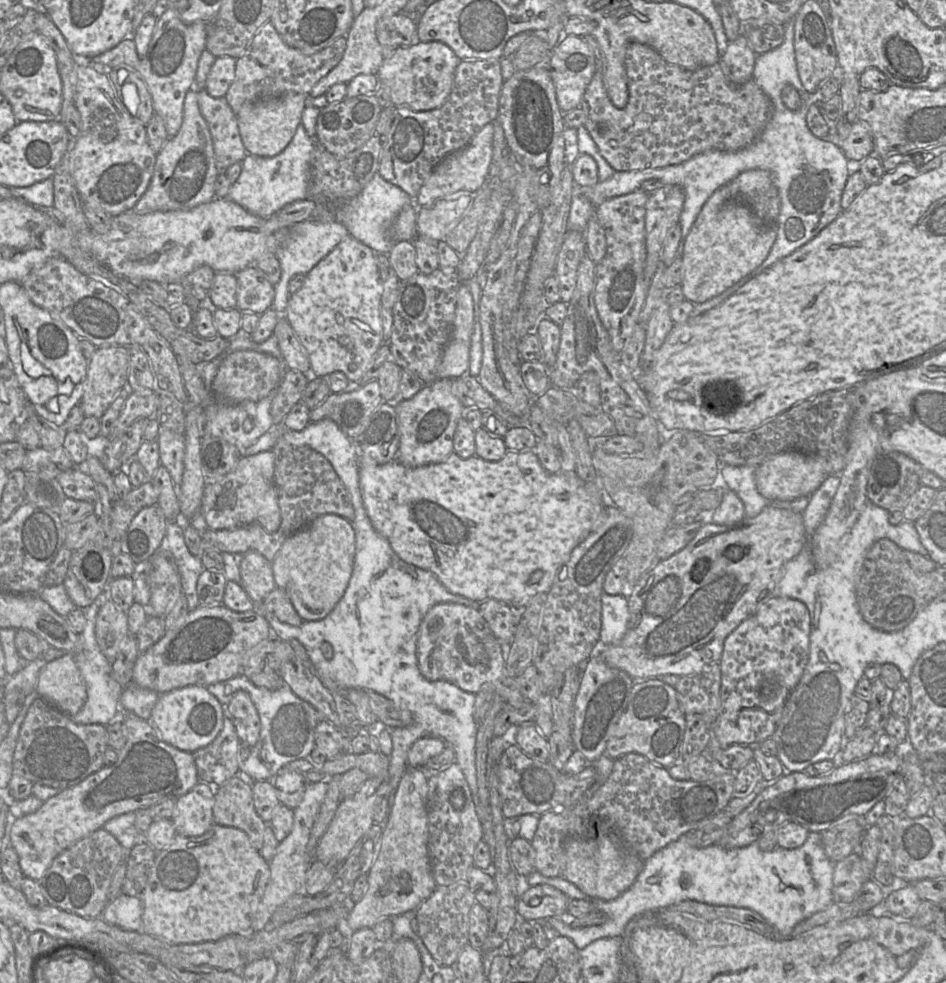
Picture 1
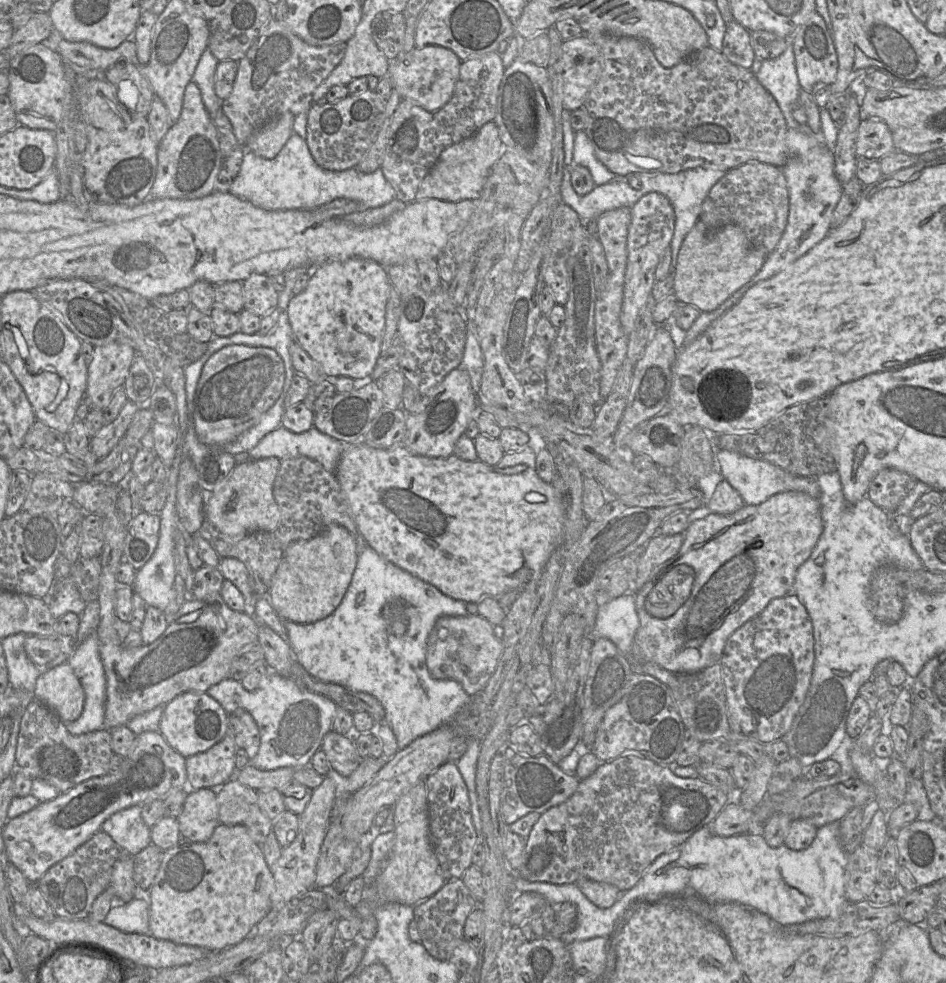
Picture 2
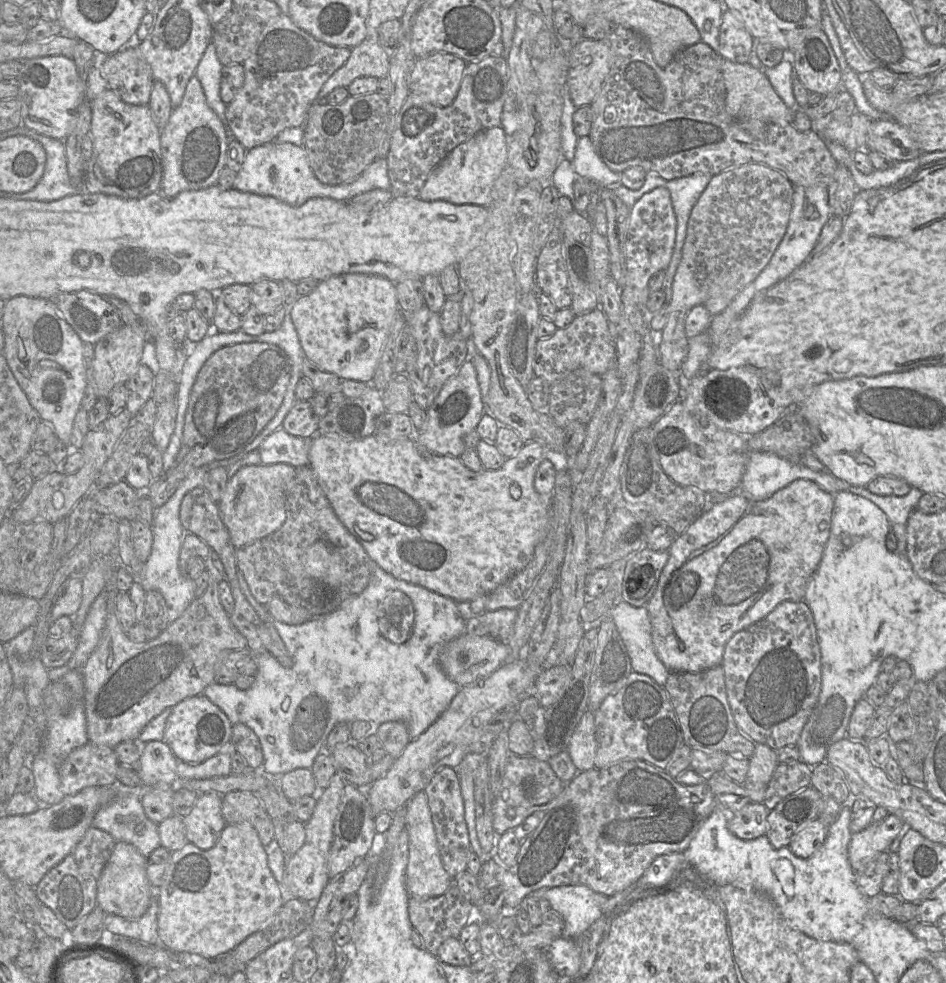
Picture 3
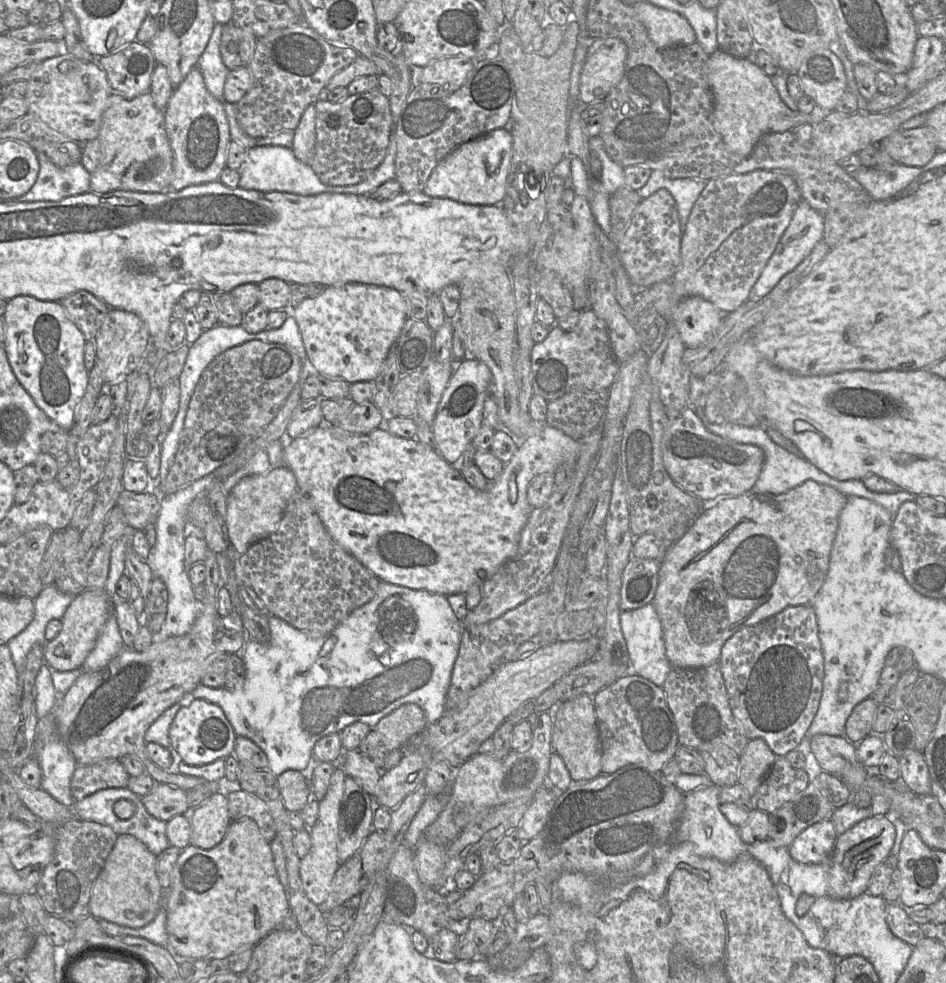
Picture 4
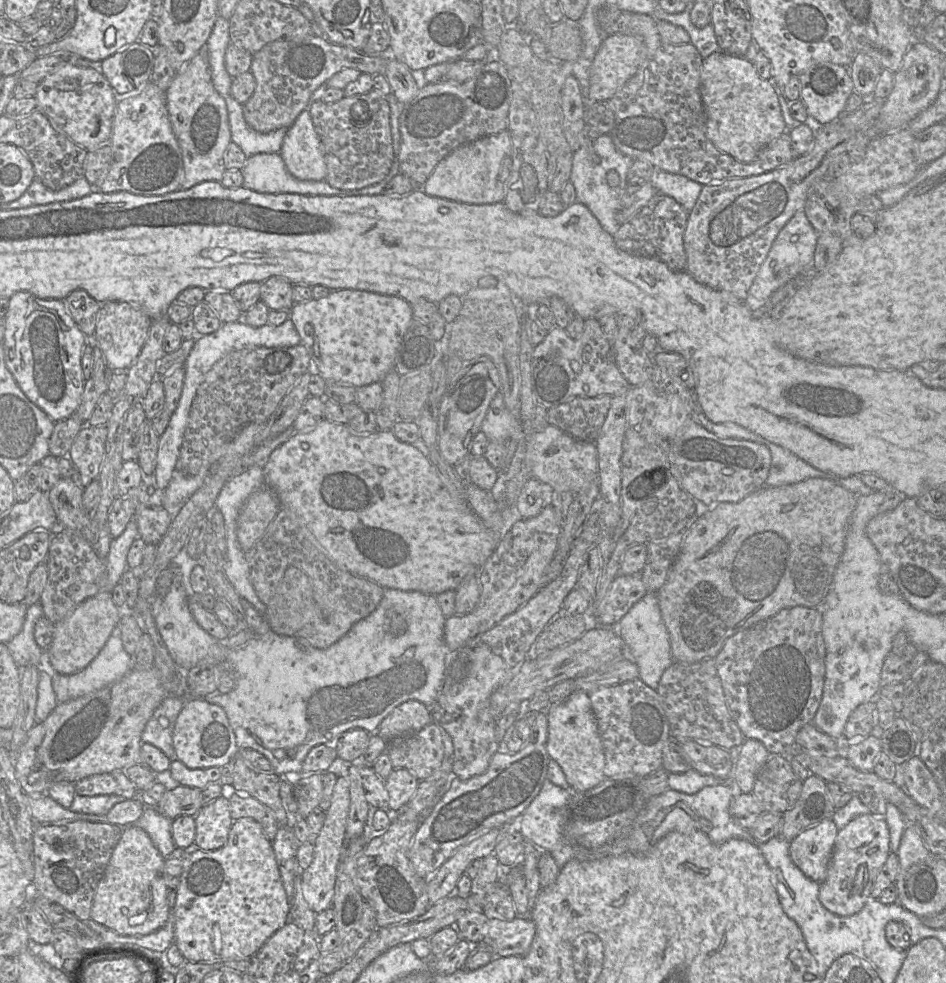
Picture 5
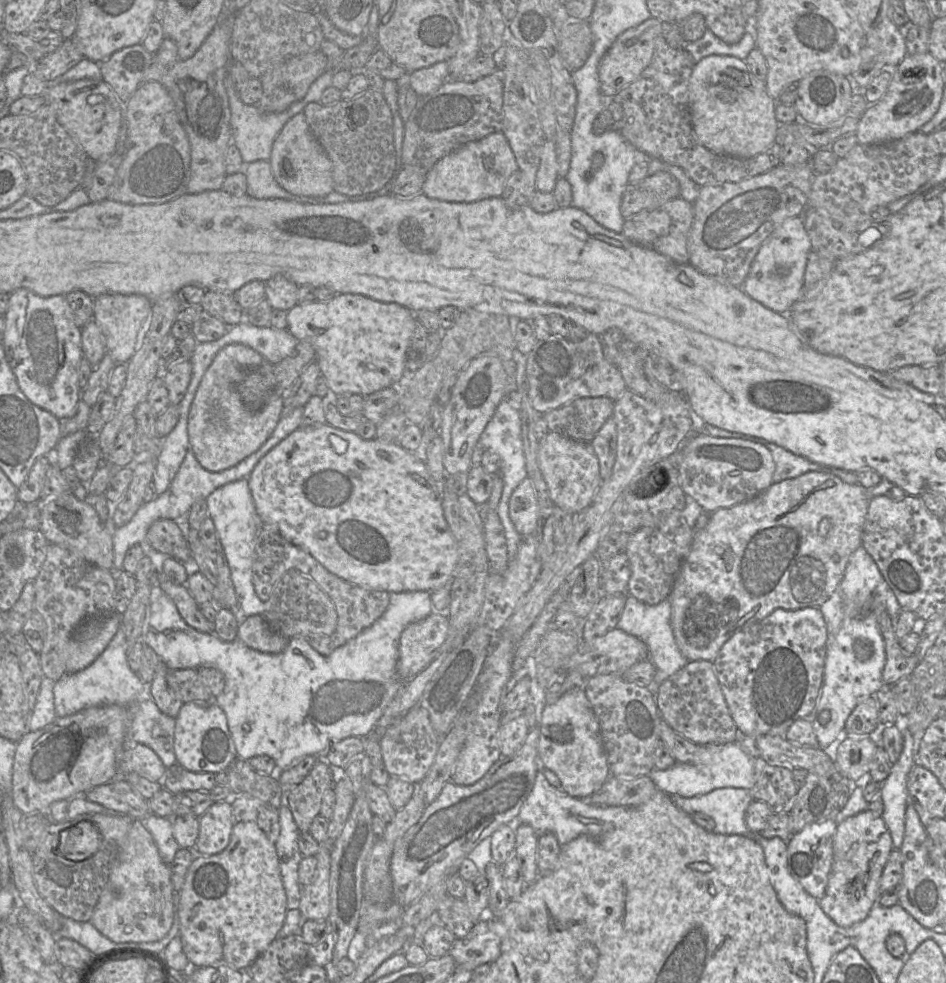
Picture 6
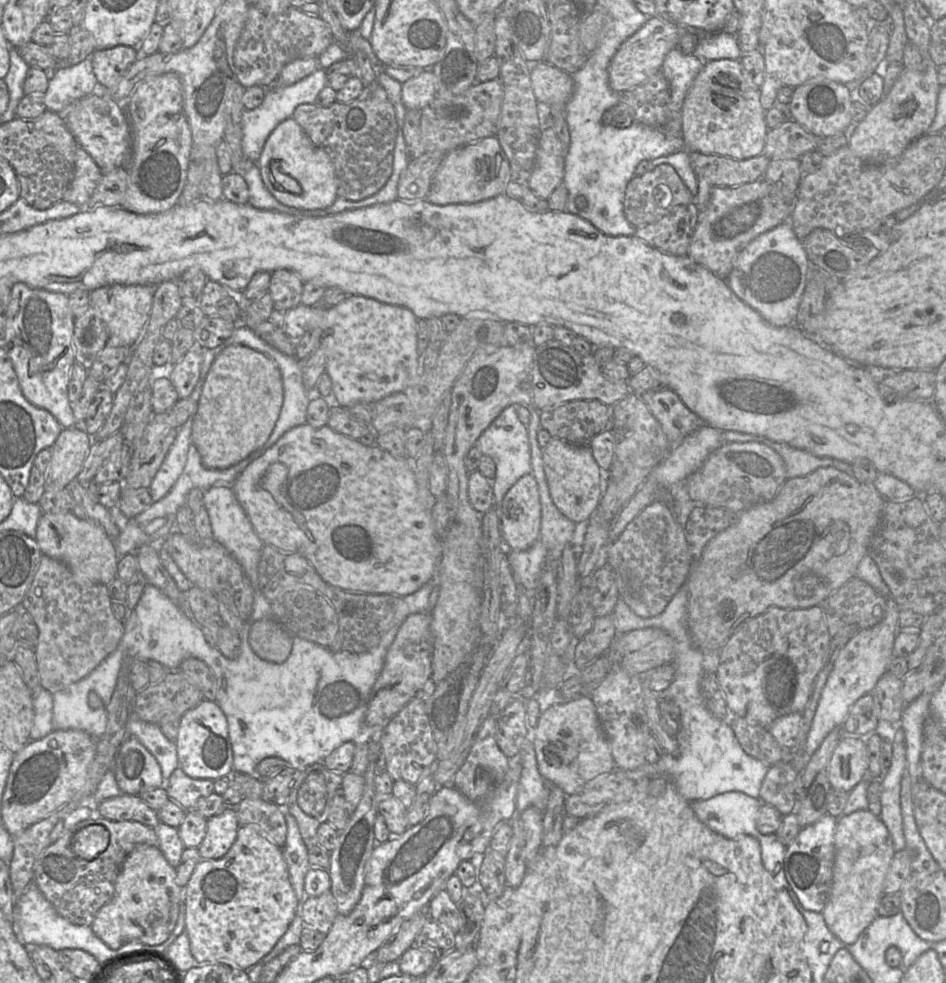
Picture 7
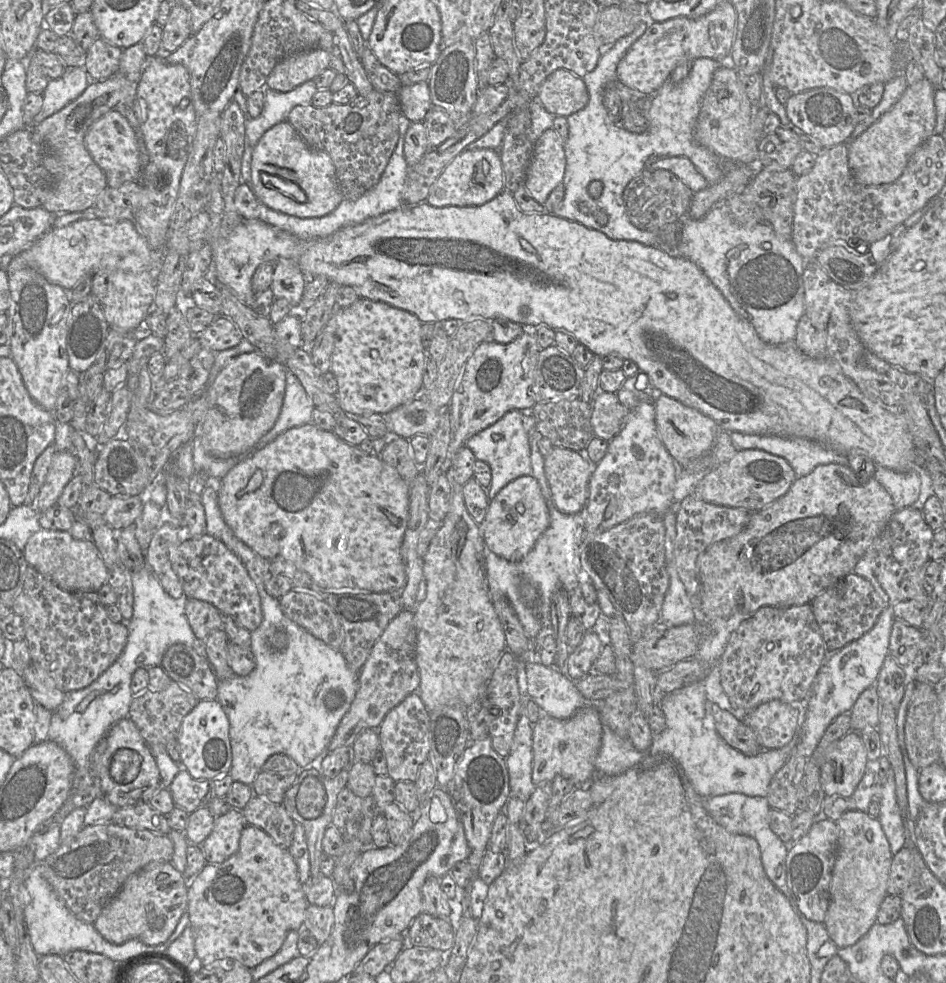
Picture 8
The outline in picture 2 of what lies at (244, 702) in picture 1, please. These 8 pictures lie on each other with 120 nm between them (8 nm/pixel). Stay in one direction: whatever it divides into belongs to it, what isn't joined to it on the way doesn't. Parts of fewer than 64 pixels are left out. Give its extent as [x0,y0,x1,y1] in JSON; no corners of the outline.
[228,708,260,760]

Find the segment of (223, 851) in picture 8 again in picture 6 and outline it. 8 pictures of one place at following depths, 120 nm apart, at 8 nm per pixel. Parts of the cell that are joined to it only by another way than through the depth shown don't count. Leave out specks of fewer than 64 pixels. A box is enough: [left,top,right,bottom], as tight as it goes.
[195,801,234,855]

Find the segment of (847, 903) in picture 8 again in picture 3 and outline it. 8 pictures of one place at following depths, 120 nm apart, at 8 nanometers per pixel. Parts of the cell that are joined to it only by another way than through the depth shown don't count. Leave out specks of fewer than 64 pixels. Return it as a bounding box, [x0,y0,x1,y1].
[848,814,903,872]

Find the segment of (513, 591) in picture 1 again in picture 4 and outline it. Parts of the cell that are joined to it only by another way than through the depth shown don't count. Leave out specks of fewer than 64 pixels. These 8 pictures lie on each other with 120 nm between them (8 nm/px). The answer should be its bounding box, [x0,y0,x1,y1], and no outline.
[283,424,580,596]

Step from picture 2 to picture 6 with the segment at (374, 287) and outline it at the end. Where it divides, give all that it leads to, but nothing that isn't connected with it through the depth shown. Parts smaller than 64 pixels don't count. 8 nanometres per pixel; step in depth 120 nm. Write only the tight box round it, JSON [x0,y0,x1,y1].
[287,294,417,396]

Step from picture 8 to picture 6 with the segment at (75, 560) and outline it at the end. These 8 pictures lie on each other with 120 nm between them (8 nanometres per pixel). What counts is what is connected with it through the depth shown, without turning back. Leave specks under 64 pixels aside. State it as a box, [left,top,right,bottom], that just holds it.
[38,492,113,569]

